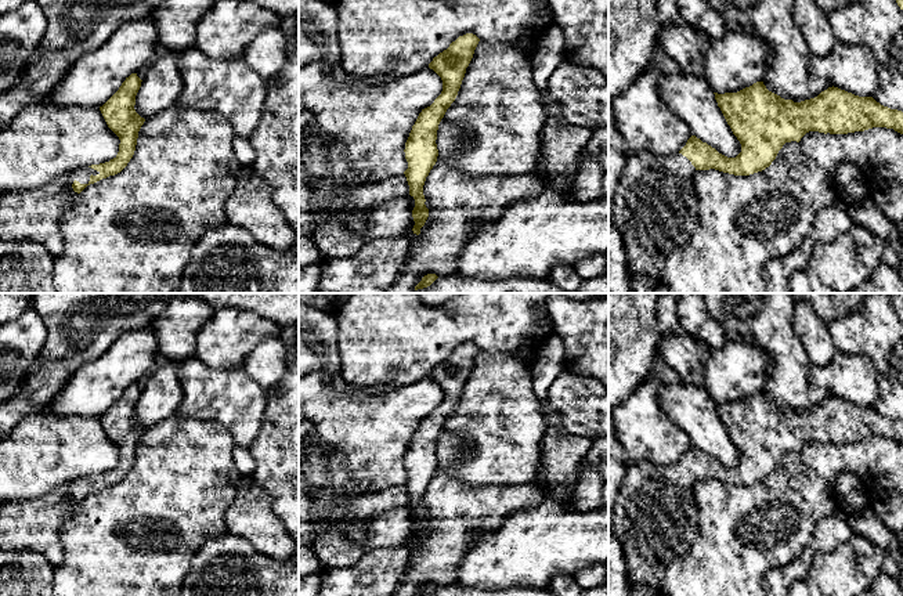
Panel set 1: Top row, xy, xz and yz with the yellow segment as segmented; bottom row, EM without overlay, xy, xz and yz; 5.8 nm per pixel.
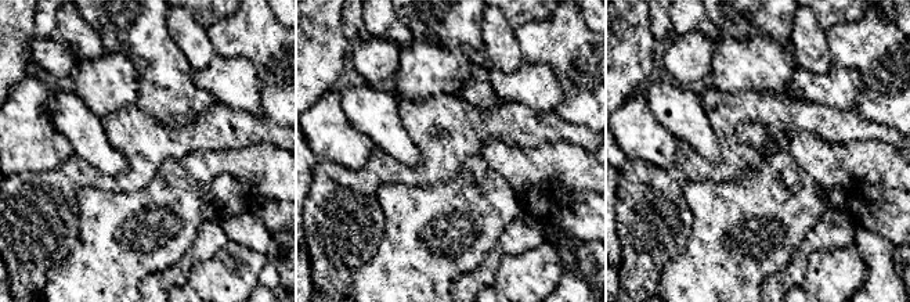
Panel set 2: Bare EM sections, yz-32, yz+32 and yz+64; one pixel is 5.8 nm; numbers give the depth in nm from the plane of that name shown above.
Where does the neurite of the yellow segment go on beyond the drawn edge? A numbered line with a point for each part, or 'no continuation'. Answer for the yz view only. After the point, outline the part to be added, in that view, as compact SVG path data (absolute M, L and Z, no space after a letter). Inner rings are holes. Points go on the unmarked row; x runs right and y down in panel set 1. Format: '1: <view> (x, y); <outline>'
1: yz (657, 517); M682 463L626 465L615 499L614 534L620 539L628 564L631 596L657 596L668 564L689 552L698 532L698 506L694 495L696 477Z

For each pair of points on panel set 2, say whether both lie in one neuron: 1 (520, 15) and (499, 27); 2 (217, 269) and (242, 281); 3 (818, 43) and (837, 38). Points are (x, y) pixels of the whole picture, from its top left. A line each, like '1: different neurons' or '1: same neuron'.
1: different neurons
2: same neuron
3: different neurons

